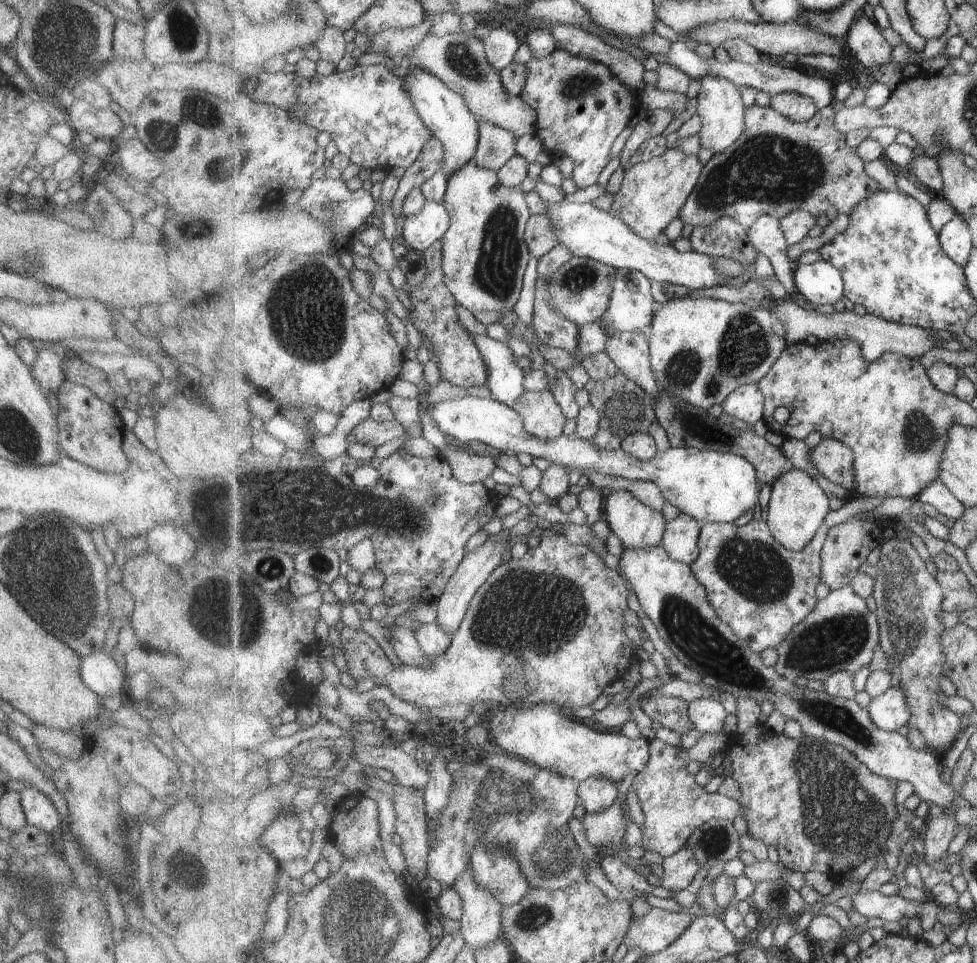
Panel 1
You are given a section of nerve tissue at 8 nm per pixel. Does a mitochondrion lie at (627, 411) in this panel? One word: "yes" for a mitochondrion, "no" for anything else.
yes

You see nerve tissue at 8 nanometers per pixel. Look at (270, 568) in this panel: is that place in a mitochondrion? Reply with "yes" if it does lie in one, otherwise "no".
yes

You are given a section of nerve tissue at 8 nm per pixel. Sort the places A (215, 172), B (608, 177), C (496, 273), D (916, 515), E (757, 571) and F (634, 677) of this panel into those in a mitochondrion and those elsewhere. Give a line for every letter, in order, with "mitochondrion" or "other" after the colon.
A: mitochondrion
B: other
C: mitochondrion
D: other
E: mitochondrion
F: other

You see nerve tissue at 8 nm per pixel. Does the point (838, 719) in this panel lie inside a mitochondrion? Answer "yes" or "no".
yes

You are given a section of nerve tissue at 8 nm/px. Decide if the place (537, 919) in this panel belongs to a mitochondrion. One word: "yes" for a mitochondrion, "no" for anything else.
yes

